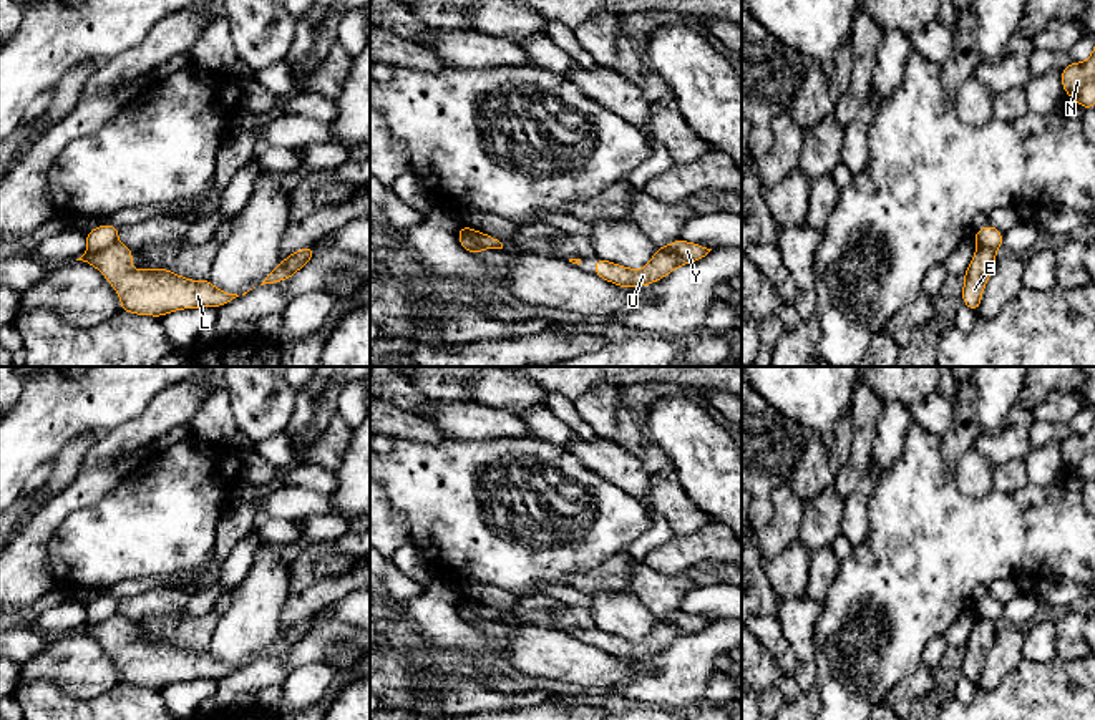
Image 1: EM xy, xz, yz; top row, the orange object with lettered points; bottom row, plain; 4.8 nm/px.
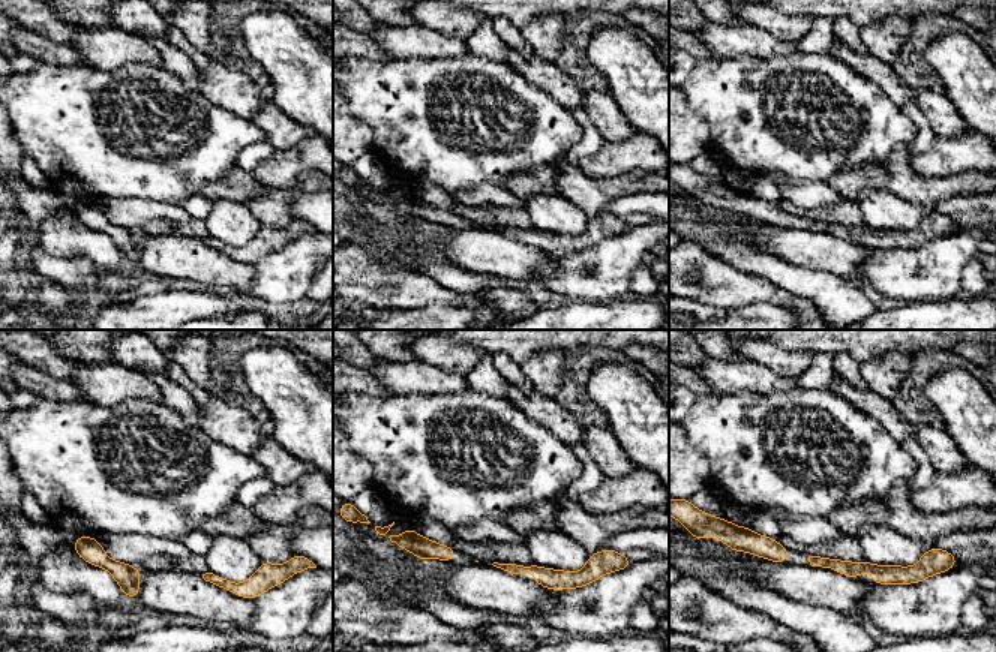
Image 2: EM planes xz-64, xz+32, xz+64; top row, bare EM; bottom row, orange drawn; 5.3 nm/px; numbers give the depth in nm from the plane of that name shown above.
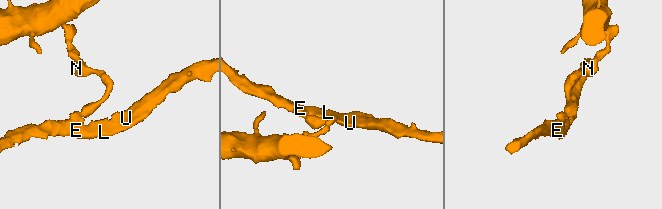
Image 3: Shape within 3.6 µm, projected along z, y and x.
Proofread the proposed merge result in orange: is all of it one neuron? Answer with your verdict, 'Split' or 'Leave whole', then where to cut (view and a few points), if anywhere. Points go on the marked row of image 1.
Split. Split along xy (116, 241), (88, 252)

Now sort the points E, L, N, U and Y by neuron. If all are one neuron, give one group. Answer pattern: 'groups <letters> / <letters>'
groups E L U Y / N

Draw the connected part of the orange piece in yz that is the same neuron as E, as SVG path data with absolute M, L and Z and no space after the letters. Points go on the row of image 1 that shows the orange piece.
M977 247L964 277L962 304L979 312L982 290L994 270L995 252L989 247Z

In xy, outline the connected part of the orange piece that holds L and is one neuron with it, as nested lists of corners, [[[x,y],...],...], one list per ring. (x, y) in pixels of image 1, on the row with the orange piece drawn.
[[[116,242],[98,252],[86,252],[76,260],[95,265],[119,294],[121,312],[163,317],[174,310],[222,307],[237,294],[216,289],[209,279],[189,280],[169,269],[133,270],[134,251]]]

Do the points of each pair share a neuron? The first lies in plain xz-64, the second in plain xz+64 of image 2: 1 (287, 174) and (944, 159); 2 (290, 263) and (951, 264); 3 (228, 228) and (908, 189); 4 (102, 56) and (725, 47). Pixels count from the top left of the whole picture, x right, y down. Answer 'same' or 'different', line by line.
1: same
2: same
3: different
4: same

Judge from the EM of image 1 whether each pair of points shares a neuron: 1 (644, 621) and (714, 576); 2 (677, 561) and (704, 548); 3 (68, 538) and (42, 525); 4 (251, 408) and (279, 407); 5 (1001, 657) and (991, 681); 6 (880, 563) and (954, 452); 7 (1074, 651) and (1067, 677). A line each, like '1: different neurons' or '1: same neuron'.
1: different neurons
2: same neuron
3: different neurons
4: same neuron
5: same neuron
6: different neurons
7: different neurons

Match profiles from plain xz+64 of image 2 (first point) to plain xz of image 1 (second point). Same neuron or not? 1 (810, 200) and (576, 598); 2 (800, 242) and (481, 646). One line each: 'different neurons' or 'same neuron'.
1: same neuron
2: different neurons

